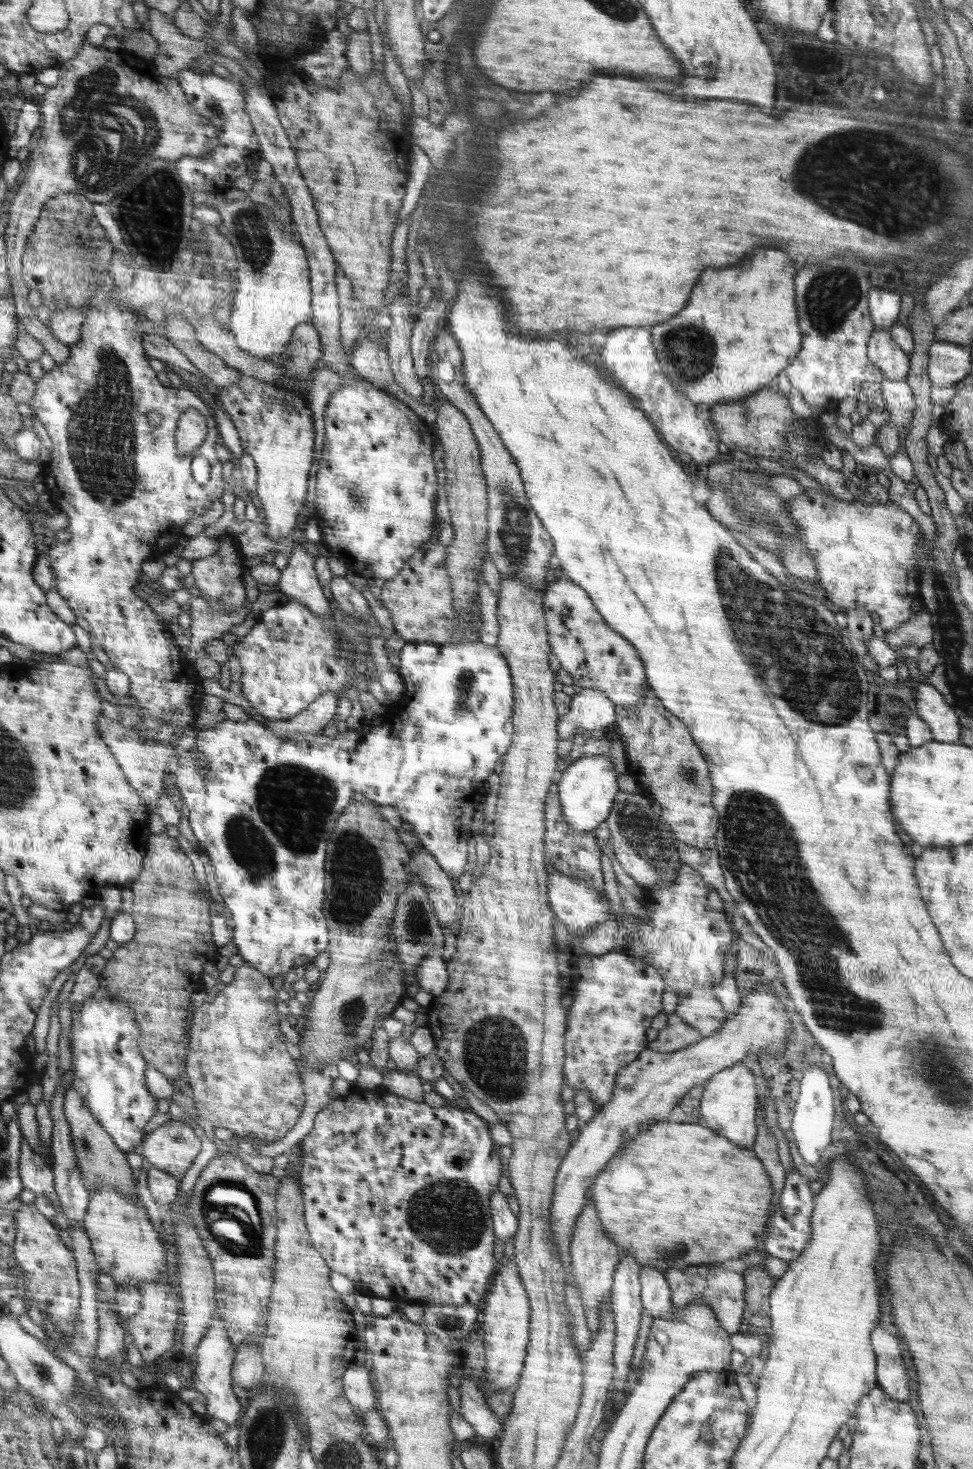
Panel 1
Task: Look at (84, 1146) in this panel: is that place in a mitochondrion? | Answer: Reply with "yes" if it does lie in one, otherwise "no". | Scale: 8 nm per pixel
yes

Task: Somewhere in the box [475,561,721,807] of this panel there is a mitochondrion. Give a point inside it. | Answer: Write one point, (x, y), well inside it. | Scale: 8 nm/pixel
(689, 773)

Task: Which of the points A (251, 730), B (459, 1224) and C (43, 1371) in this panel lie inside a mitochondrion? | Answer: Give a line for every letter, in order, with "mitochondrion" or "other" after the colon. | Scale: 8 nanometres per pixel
A: other
B: mitochondrion
C: mitochondrion

